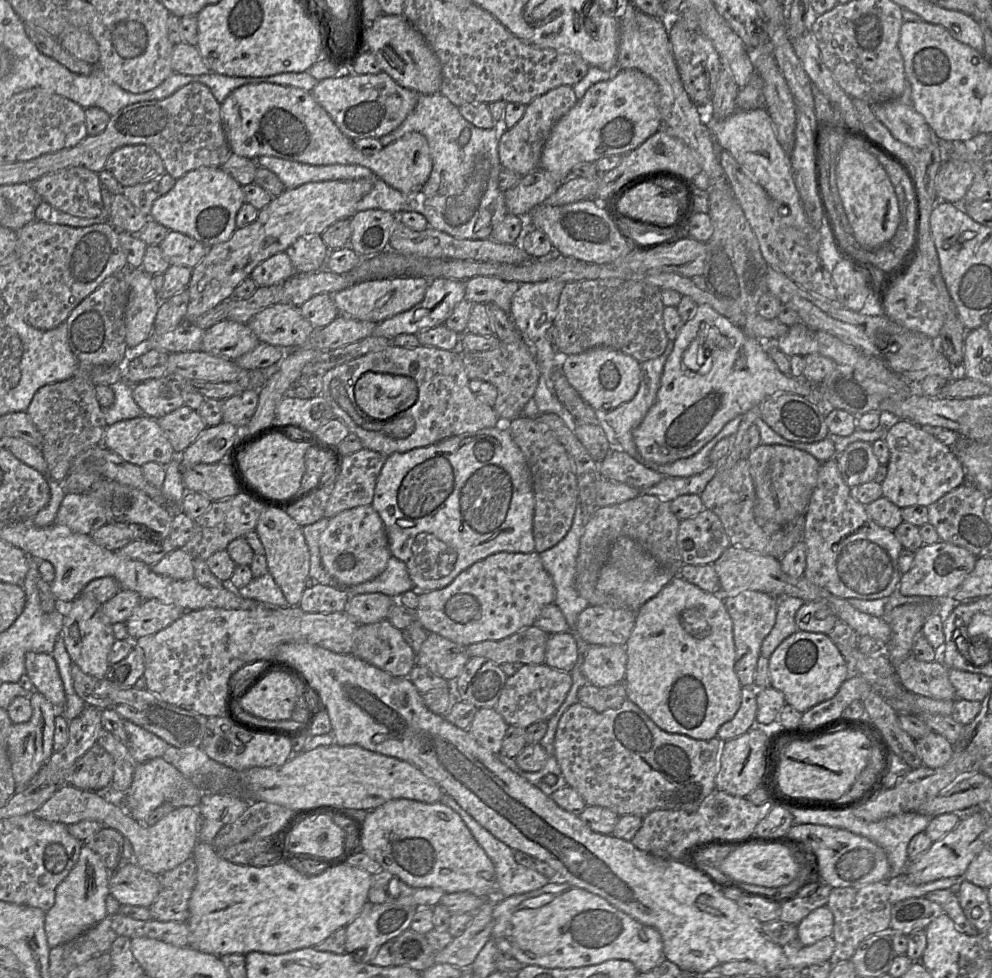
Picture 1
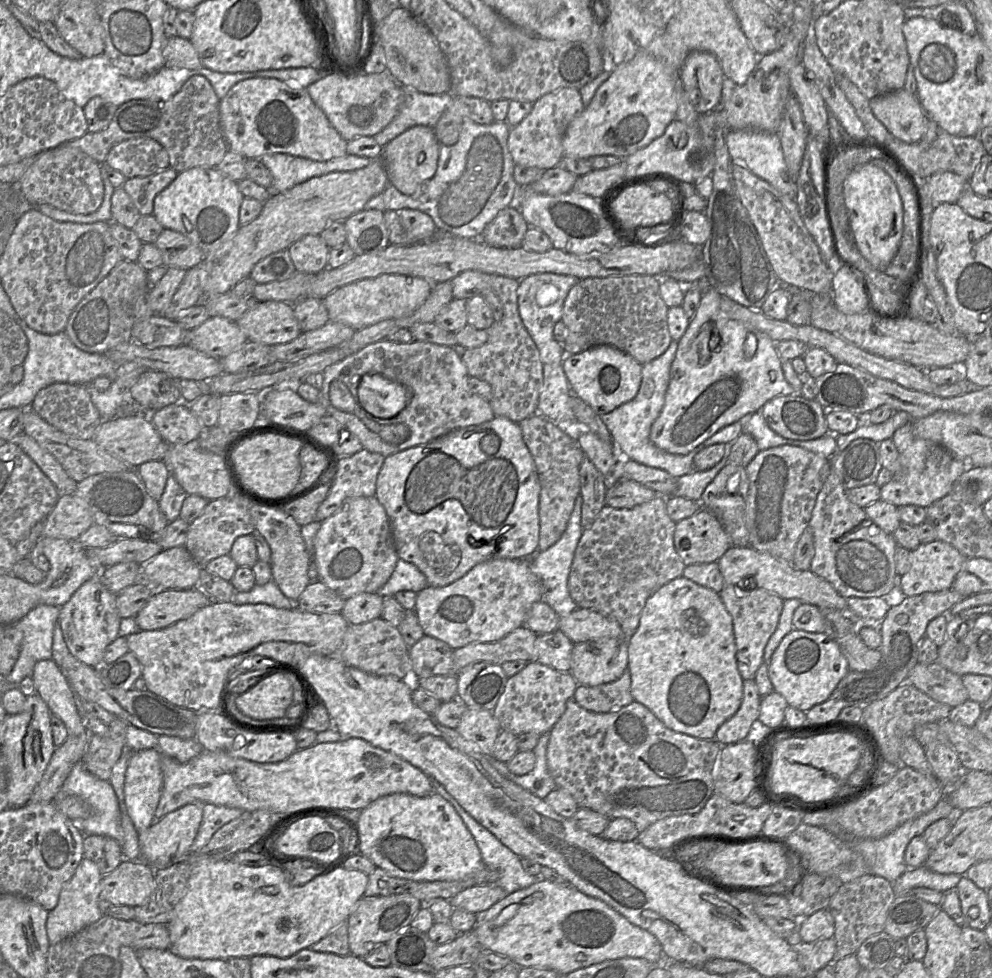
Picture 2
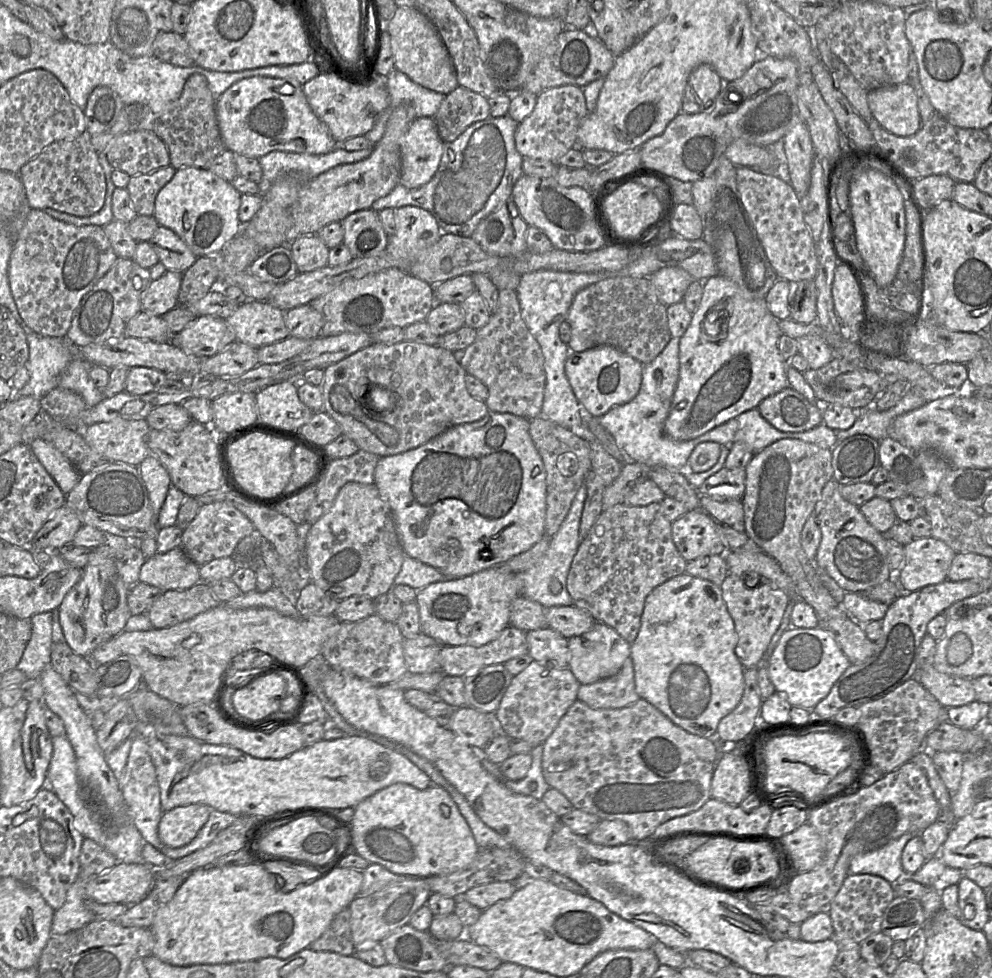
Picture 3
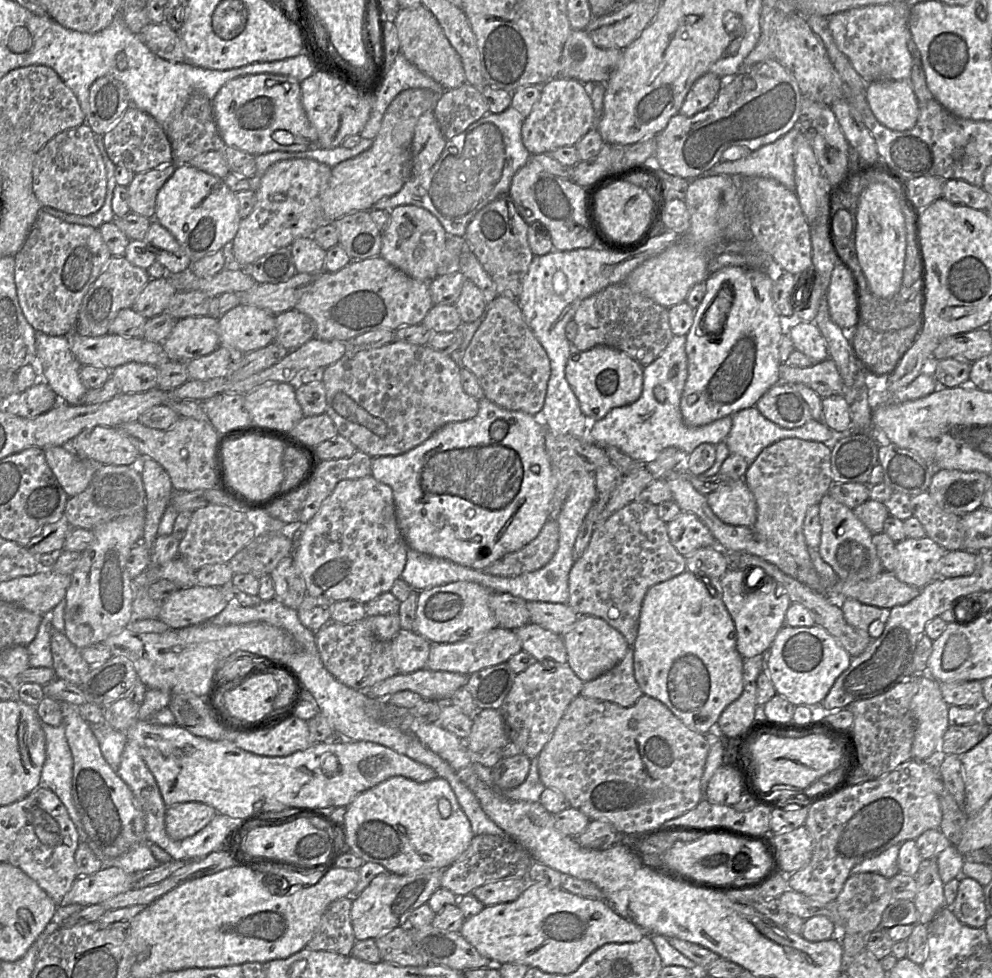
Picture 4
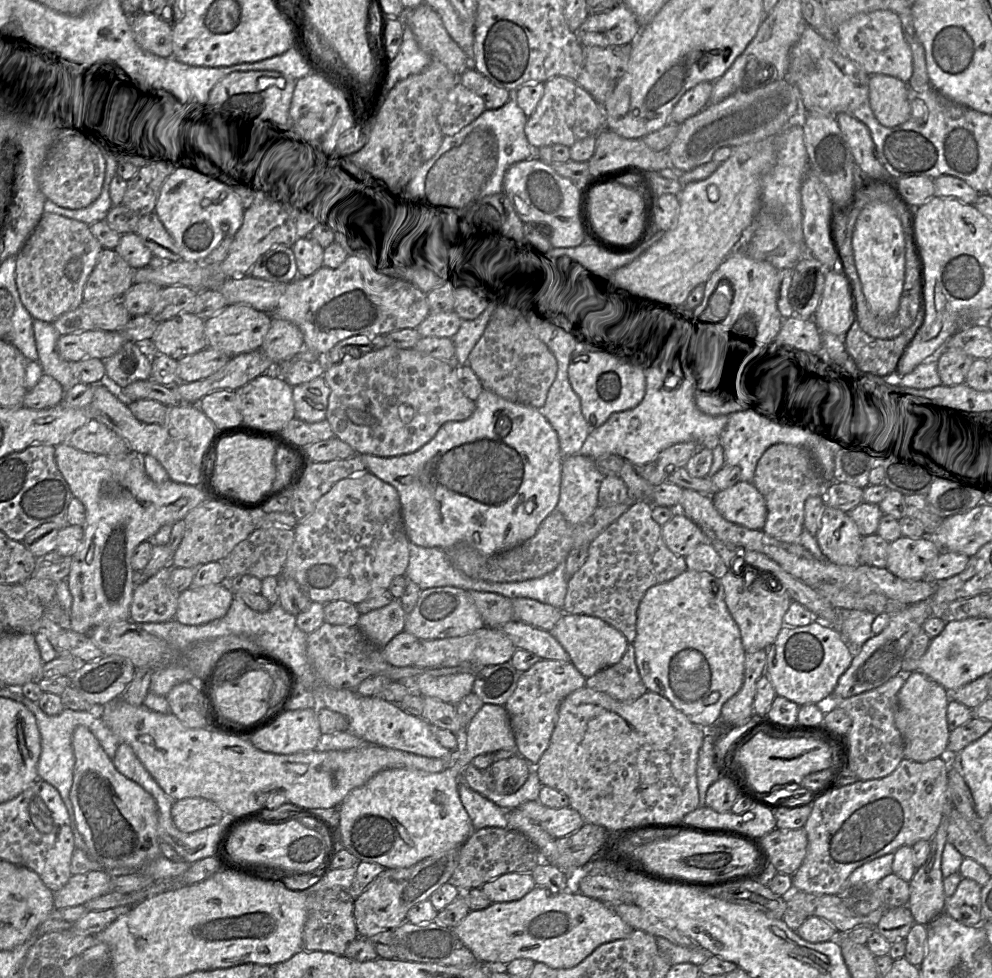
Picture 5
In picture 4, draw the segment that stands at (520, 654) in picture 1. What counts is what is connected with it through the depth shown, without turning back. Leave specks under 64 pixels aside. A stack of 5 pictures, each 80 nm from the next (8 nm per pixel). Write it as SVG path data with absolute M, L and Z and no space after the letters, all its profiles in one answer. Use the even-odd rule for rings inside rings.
M497 627L478 637L456 643L432 643L426 668L469 676L484 668L506 663L510 657L520 651L522 651L522 644L516 632Z

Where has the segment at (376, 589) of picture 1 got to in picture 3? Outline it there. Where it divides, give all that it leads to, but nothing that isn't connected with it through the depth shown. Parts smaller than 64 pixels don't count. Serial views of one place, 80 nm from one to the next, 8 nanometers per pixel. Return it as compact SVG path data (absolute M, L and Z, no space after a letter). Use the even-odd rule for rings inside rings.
M405 555L400 572L394 580L394 585L408 585L420 590L431 583L446 579L436 568Z

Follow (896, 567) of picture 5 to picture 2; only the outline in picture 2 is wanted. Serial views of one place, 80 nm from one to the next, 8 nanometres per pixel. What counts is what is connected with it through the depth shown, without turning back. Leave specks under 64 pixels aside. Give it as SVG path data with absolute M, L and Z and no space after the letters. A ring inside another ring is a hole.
M941 540L921 543L910 553L910 568L899 576L901 596L950 589L966 558L953 546Z

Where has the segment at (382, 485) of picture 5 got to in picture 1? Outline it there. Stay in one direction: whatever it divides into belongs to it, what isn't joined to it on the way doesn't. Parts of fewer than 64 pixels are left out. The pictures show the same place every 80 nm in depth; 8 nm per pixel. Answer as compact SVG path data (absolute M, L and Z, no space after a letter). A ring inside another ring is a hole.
M372 505L347 509L330 518L320 535L319 550L323 567L342 587L373 580L391 557L385 526Z

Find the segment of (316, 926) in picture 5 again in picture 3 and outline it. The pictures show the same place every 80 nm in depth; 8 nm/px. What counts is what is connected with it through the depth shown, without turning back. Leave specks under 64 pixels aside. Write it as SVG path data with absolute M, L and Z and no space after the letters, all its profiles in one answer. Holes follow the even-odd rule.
M349 906L333 918L325 932L308 948L314 951L336 952L345 956L351 956L355 953L350 929Z

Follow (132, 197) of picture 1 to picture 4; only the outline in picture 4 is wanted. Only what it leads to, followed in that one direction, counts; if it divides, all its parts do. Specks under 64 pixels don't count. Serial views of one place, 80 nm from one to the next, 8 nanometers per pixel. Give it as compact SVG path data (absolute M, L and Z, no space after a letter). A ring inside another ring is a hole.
M171 162L147 171L135 173L127 186L130 211L153 219L157 194L175 169L176 164Z

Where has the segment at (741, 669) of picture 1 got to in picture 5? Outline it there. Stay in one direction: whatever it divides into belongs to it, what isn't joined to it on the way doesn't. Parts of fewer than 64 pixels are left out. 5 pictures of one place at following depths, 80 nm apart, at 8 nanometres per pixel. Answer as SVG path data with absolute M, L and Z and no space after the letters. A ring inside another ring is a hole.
M744 565L737 569L725 568L721 572L722 578L720 579L724 587L726 606L739 628L746 653L766 650L775 641L784 626L783 617L792 602L786 588L774 574L769 571L763 572L757 567L750 573L743 571L749 567L753 566ZM746 575L751 577L745 577ZM758 575L760 575L759 578ZM780 586L781 591L774 593L774 590L778 590Z

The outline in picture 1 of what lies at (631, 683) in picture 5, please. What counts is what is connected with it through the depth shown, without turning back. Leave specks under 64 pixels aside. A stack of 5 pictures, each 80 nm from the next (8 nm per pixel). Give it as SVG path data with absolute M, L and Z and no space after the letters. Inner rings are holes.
M624 681L607 687L587 683L578 690L578 701L597 712L619 708L627 699Z

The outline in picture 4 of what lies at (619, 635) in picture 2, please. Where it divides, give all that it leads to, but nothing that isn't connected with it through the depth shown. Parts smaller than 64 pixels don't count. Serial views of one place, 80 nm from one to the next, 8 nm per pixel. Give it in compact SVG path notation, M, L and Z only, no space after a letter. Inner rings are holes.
M527 601L527 608L530 613L530 623L561 636L579 618L568 604Z

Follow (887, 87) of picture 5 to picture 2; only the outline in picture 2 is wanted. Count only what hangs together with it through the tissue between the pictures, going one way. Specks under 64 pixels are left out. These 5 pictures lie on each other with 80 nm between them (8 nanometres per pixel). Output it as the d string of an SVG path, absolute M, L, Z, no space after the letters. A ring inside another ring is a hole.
M904 88L869 100L874 116L895 138L917 143L927 129L927 114L917 95Z

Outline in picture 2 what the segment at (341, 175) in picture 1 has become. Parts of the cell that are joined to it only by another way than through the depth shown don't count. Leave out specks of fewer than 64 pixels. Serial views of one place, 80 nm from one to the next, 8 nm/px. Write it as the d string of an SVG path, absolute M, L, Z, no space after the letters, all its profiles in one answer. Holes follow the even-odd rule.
M285 153L261 156L261 162L272 174L271 195L291 189L306 180L336 171L353 171L366 167L372 159L346 154L327 161L315 161Z

